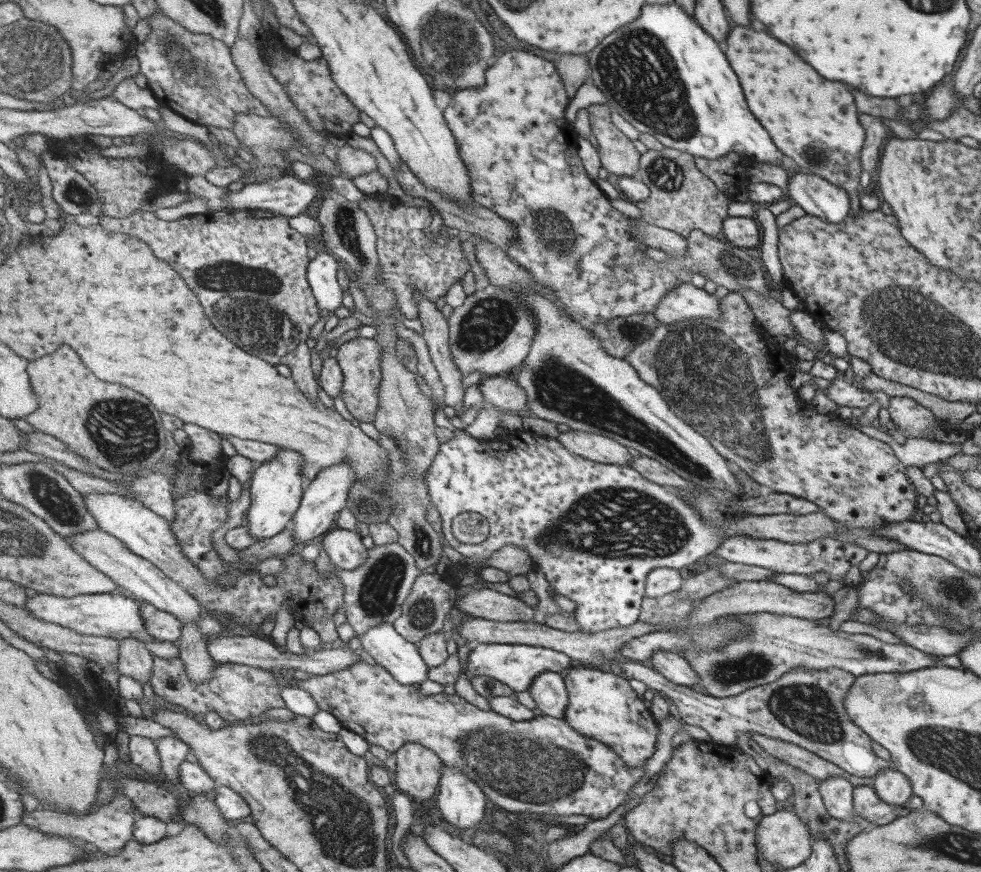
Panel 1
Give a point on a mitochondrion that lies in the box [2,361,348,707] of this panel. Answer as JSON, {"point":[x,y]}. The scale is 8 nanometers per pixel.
{"point":[119,428]}

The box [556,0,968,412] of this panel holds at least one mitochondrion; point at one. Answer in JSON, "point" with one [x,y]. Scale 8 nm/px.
{"point":[638,71]}

